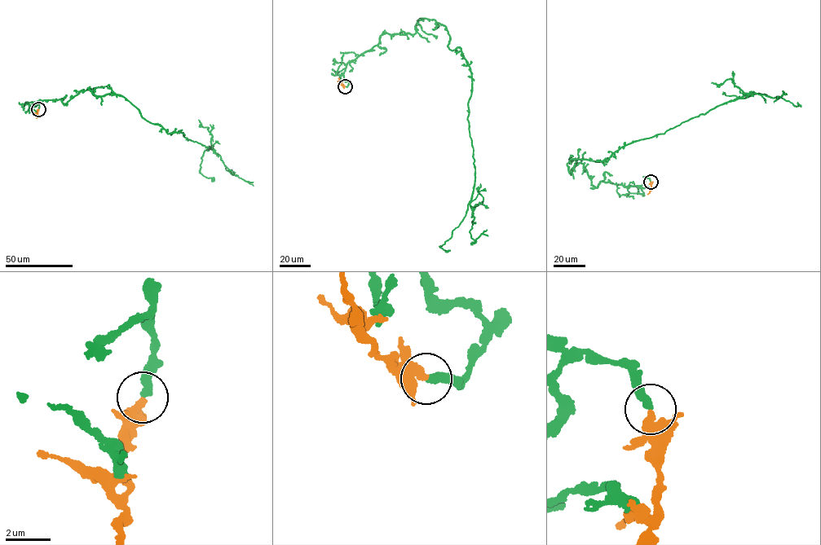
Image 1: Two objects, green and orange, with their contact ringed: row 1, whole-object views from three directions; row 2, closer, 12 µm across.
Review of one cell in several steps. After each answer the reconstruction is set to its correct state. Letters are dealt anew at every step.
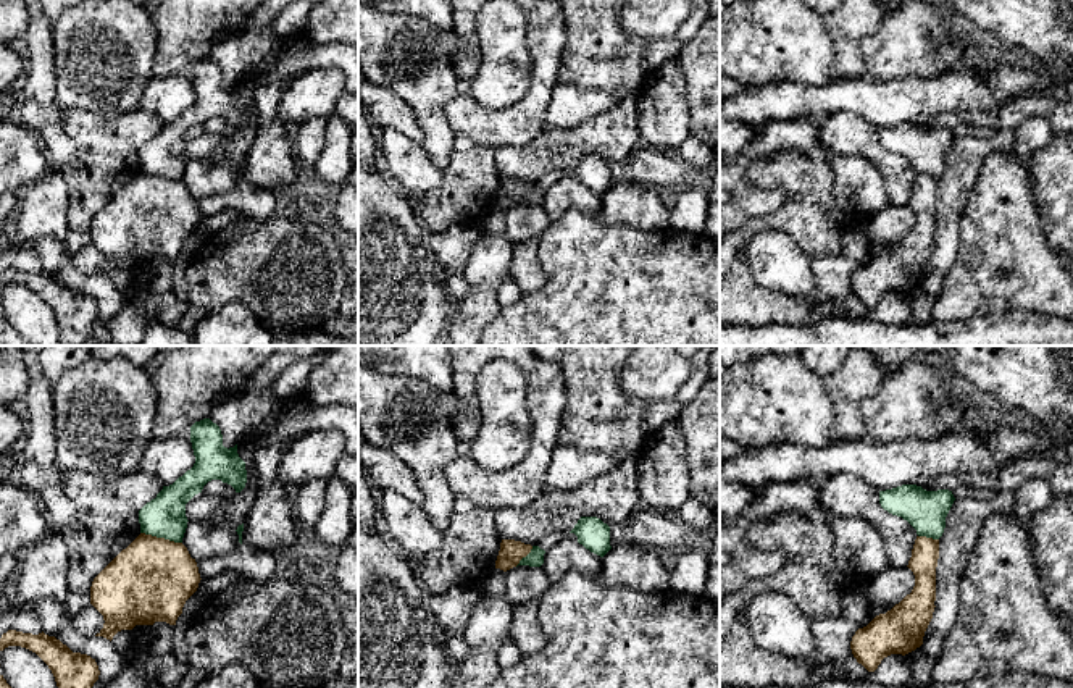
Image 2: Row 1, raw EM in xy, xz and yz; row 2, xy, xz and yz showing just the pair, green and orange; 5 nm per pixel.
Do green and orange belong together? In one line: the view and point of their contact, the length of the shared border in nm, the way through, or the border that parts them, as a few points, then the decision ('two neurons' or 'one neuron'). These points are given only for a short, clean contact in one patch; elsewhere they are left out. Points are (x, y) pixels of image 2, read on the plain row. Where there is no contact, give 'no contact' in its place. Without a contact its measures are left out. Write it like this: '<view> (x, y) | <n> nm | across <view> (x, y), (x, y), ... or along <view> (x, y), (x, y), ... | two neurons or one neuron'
xy (162, 175) | 220 nm | along xy (141, 170), (181, 181) | two neurons

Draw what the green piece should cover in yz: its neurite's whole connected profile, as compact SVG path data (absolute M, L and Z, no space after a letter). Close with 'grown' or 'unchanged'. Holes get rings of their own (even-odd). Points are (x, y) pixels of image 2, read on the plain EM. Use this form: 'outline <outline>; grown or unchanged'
outline M916 123L879 129L879 142L884 149L907 158L918 174L933 178L942 174L954 139L949 128L926 129Z; unchanged

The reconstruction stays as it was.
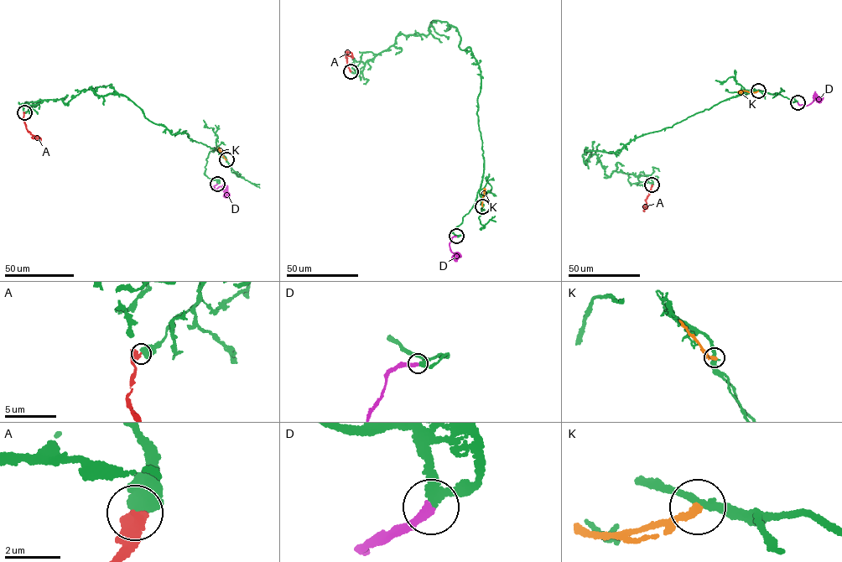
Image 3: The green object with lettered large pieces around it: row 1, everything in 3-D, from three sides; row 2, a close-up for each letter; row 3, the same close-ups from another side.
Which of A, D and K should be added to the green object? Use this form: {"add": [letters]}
{"add": ["D"]}

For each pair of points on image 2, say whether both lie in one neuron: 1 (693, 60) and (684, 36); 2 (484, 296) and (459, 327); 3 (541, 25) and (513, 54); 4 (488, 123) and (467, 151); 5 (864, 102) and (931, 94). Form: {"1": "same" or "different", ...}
{"1": "different", "2": "same", "3": "different", "4": "different", "5": "same"}

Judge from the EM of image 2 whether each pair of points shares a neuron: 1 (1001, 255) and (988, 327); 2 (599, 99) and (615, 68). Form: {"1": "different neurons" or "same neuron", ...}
{"1": "different neurons", "2": "different neurons"}

